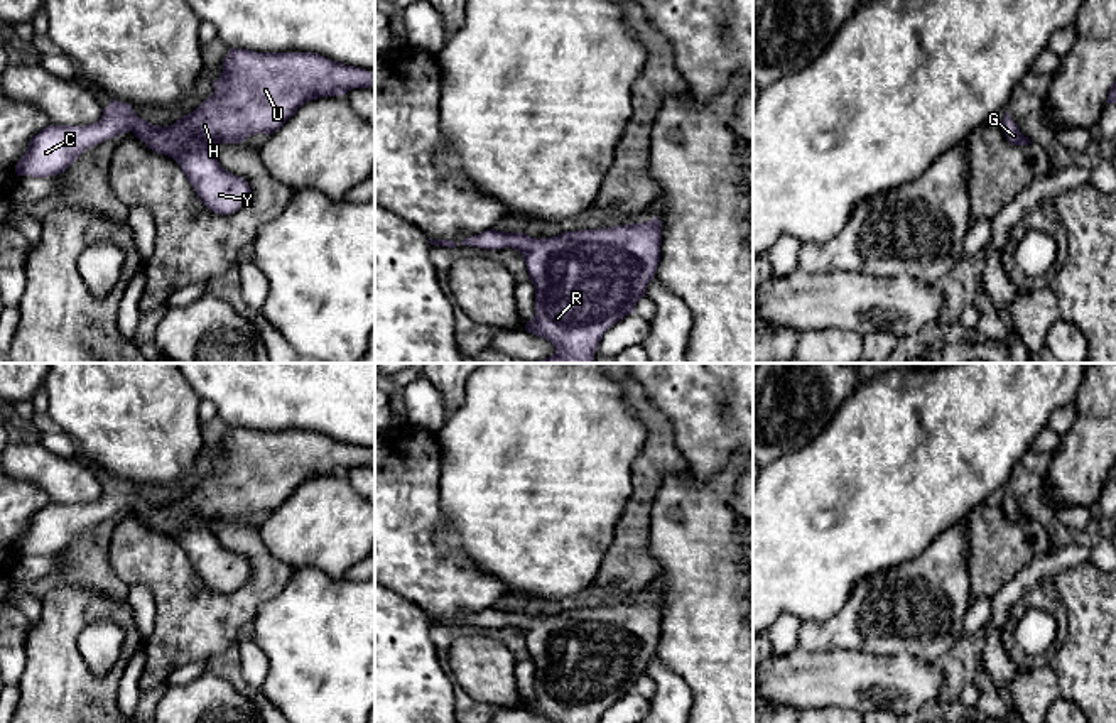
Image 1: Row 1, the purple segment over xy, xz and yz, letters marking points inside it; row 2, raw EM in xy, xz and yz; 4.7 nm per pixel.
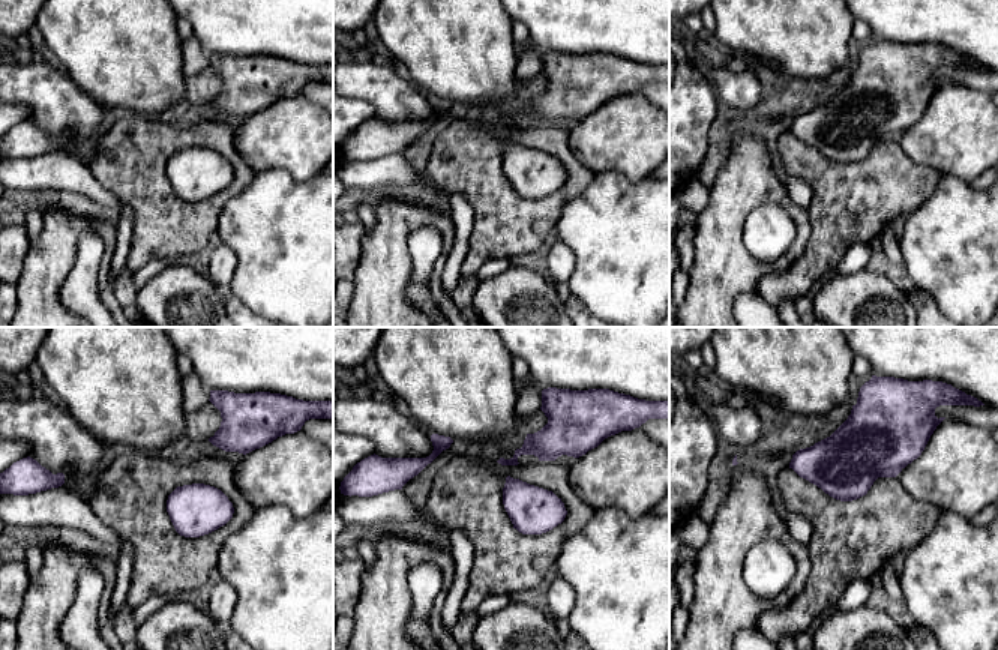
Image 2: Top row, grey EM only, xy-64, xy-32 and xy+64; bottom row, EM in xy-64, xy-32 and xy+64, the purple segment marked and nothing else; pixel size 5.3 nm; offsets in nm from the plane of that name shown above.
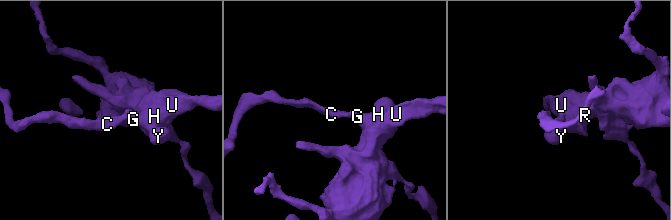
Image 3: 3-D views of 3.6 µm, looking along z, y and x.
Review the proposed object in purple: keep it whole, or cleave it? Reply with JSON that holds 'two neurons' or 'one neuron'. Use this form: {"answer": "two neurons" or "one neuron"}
{"answer": "one neuron"}

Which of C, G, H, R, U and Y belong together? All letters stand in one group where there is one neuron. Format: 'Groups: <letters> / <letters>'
Groups: C G H R U Y

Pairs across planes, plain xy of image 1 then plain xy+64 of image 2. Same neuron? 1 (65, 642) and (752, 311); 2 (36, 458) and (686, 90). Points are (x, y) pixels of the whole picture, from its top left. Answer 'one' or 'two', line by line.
1: two
2: two

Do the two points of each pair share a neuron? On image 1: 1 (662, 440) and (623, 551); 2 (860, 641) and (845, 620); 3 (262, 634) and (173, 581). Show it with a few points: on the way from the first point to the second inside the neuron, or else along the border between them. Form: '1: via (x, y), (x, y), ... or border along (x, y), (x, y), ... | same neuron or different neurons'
1: via (650, 467), (633, 524) | same neuron
2: via (873, 636), (877, 629), (868, 620), (858, 620) | same neuron
3: border along (281, 592), (269, 598), (252, 620) | different neurons

